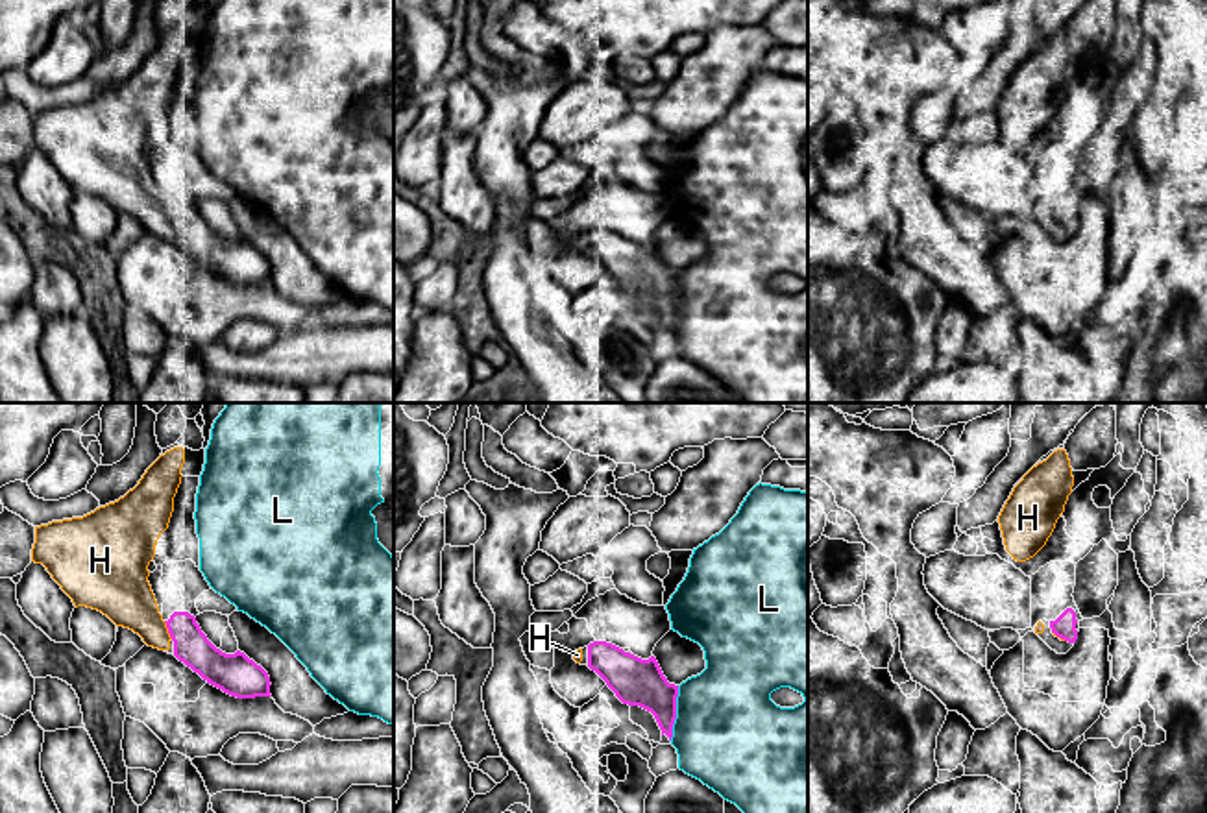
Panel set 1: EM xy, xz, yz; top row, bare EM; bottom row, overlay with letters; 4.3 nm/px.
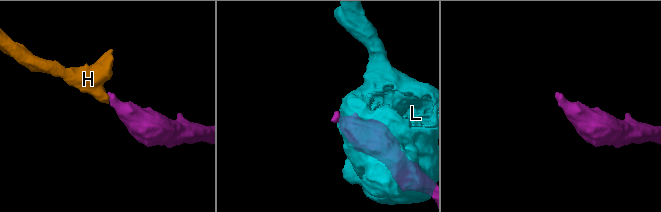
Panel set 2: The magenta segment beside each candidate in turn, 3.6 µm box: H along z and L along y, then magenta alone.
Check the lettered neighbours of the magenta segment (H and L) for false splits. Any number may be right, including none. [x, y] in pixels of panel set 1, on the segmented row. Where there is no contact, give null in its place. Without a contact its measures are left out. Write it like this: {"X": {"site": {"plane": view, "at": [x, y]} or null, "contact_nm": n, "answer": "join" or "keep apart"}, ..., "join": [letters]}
{"H": {"site": {"plane": "xy", "at": [169, 630]}, "contact_nm": 90, "answer": "join"}, "L": {"site": {"plane": "xz", "at": [675, 714]}, "contact_nm": 240, "answer": "keep apart"}, "join": ["H"]}

